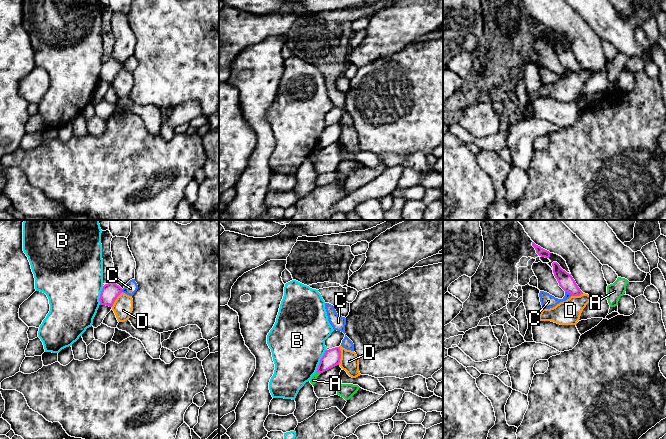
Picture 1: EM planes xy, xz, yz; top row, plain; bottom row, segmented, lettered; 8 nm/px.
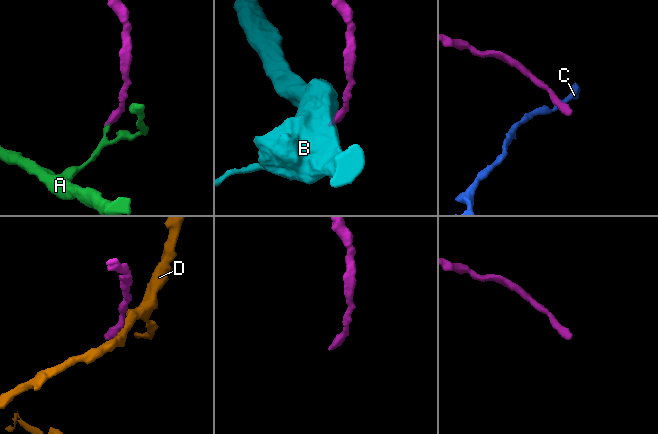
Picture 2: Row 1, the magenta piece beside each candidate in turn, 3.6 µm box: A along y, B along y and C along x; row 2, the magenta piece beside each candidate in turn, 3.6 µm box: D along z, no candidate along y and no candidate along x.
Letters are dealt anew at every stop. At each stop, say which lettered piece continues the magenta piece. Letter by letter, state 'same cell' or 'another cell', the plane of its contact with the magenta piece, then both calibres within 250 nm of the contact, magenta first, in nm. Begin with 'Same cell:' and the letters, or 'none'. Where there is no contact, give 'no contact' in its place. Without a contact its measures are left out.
Same cell: none
A: another cell; contact in xz; calibres 140 and 50 nm
B: another cell; contact in xz; calibres 140 and 440 nm
C: another cell; contact in yz; calibres 120 and 120 nm
D: another cell; contact in xz; calibres 140 and 150 nm

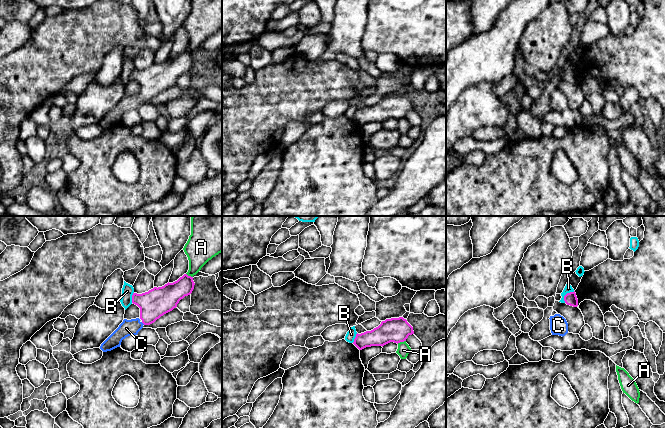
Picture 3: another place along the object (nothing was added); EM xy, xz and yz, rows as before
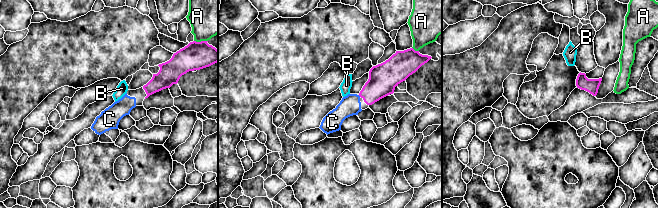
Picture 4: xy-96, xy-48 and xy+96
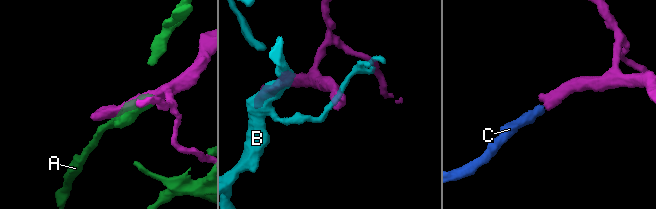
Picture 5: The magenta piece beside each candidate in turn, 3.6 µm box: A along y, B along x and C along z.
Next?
Same cell: C
A: another cell; contact in xz; calibres 200 and 100 nm
B: another cell; contact in yz; calibres 100 and 70 nm
C: same cell; contact in xy; calibres 220 and 130 nm

